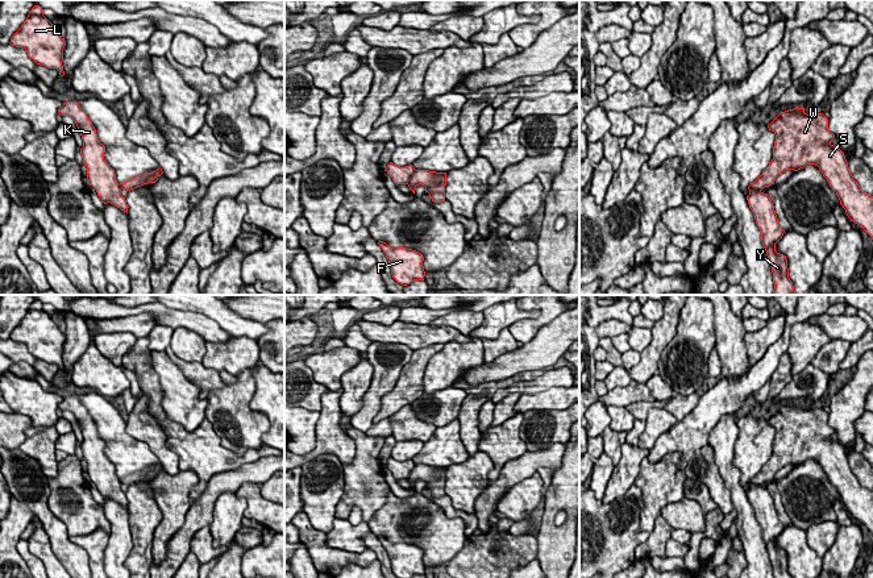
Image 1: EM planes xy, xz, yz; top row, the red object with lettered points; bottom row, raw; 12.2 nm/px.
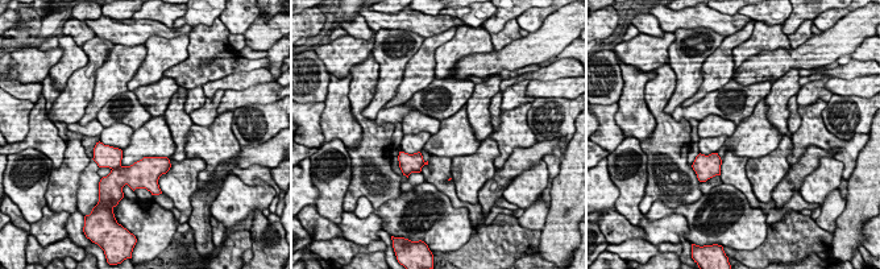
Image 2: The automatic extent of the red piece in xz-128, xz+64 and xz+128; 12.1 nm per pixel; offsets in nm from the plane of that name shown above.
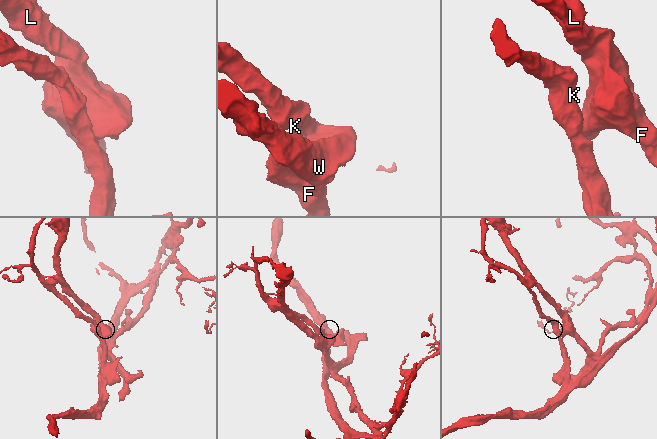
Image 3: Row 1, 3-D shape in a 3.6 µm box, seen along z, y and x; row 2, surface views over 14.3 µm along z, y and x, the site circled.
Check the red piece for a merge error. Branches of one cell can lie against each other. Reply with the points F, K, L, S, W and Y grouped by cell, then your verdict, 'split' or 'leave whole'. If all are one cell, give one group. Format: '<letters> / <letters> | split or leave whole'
F L S W / K Y | split

